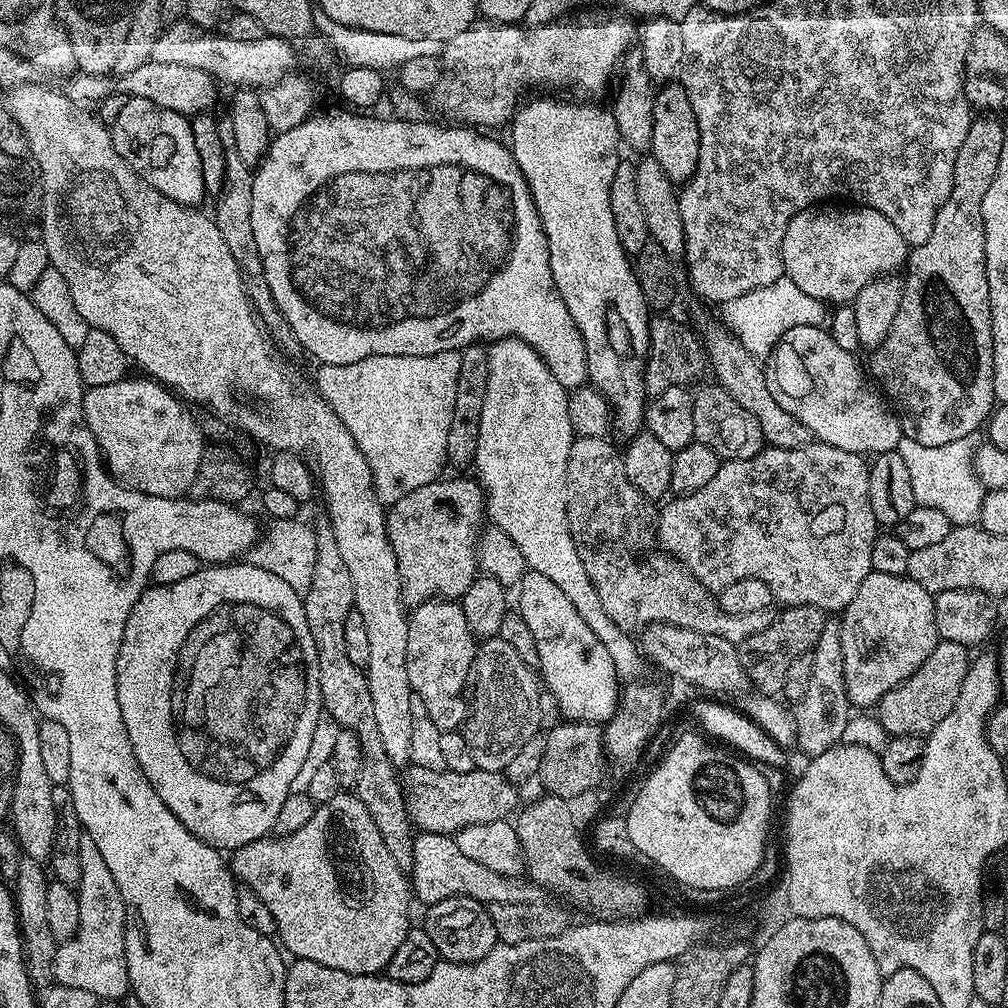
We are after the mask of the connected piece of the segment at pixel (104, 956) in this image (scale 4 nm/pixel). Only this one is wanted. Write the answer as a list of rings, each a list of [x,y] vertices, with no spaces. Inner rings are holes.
[[[81,835],[78,850],[80,863],[80,883],[76,885],[78,898],[78,928],[69,940],[57,943],[52,967],[52,979],[59,987],[86,990],[86,994],[94,994],[97,1001],[120,1000],[129,995],[128,971],[126,970],[126,910],[122,902],[122,894],[118,890],[118,882],[114,882],[114,874],[106,867],[98,846],[86,835]]]

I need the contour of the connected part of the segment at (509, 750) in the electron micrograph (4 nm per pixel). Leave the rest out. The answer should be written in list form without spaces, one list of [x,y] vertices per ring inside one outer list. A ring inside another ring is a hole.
[[[498,638],[483,641],[477,647],[474,654],[474,662],[470,666],[470,674],[468,675],[468,687],[466,689],[466,715],[462,725],[462,731],[466,738],[466,746],[470,746],[470,754],[474,754],[474,762],[476,767],[482,769],[483,772],[504,772],[508,767],[510,758],[514,758],[514,754],[518,754],[518,750],[522,750],[522,746],[526,746],[526,742],[530,742],[530,738],[534,738],[541,731],[540,728],[540,692],[542,696],[542,684],[538,679],[537,673],[534,671],[533,665],[522,662],[522,658],[518,658],[518,654],[510,647],[510,642],[502,642]]]

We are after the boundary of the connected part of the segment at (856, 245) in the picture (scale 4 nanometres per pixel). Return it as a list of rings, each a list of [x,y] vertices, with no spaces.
[[[813,206],[794,214],[786,226],[786,234],[782,238],[782,262],[784,276],[810,294],[810,298],[818,298],[832,306],[844,306],[855,300],[856,295],[867,286],[869,280],[896,274],[905,267],[910,246],[894,230],[894,222],[890,218],[880,216],[878,210],[863,206],[848,206],[845,212],[836,208]]]

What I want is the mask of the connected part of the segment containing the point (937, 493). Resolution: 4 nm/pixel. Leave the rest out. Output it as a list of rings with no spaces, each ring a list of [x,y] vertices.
[[[901,437],[897,452],[902,455],[918,506],[931,506],[950,517],[955,527],[977,525],[986,491],[975,469],[975,443],[973,439],[959,439],[943,446],[924,446],[913,439]]]

